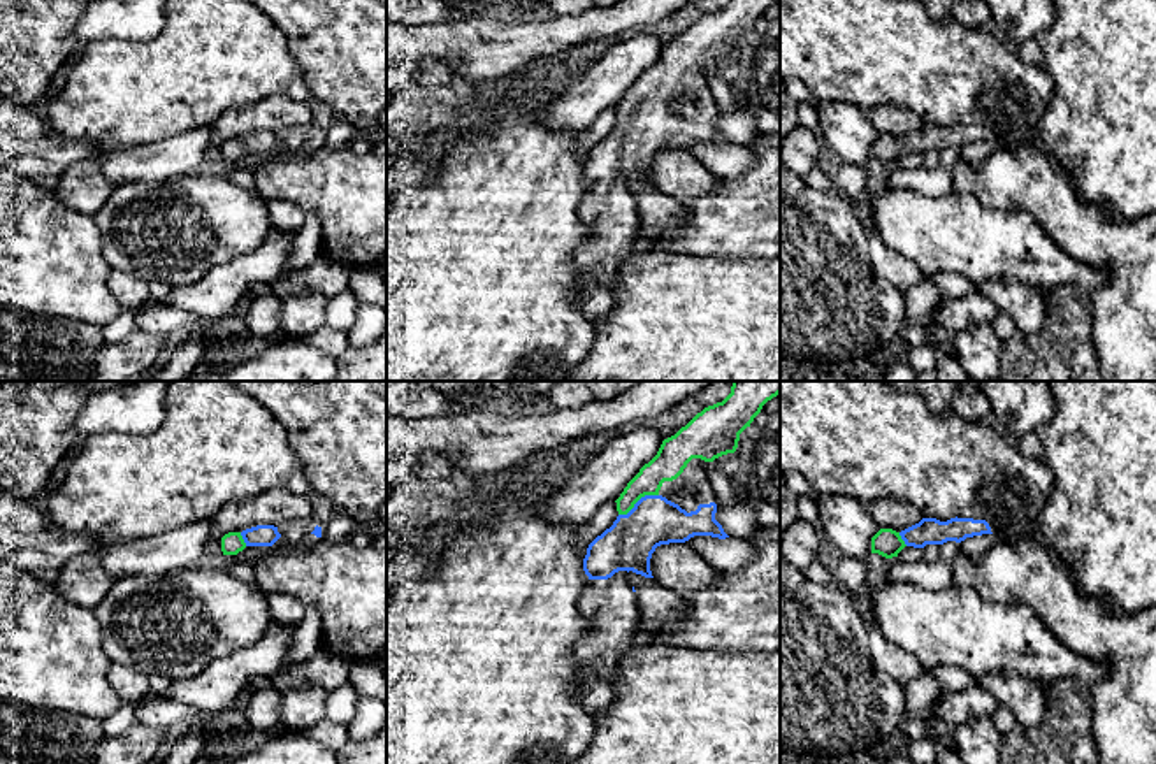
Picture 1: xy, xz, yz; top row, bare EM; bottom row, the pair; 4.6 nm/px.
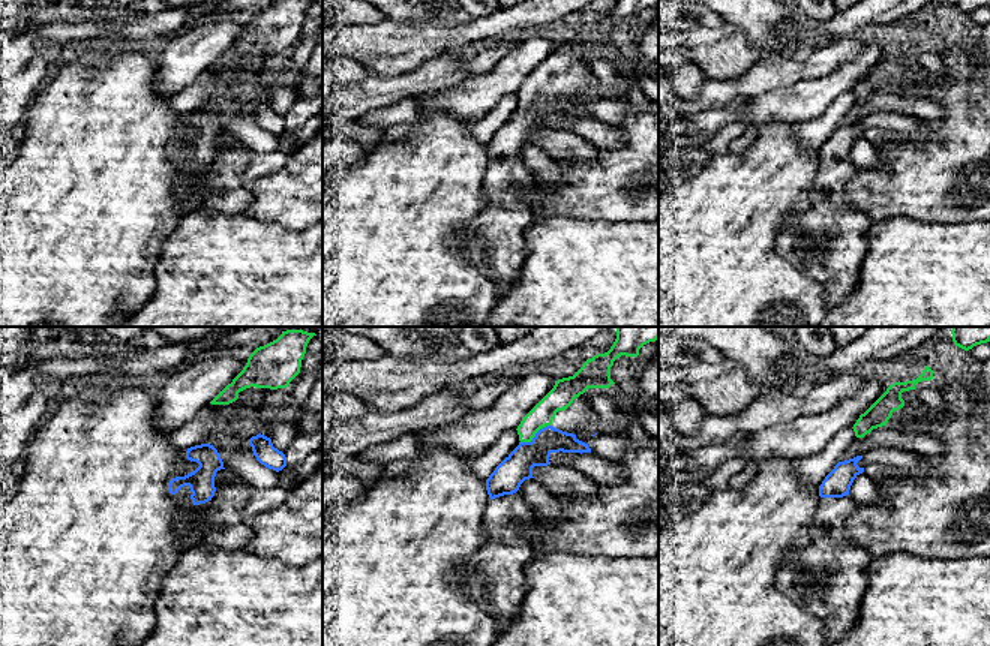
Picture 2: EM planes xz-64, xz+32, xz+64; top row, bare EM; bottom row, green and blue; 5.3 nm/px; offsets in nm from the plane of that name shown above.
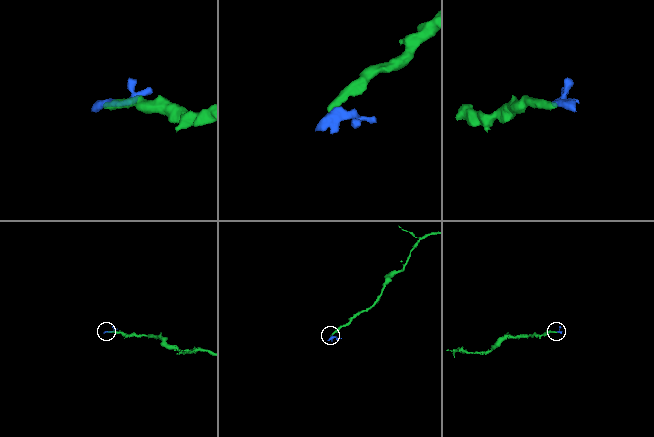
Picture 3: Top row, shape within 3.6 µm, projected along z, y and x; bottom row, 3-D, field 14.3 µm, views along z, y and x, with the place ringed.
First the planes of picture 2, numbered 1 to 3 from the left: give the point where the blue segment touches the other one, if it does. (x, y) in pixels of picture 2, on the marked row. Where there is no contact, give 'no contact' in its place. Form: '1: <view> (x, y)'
1: no contact
2: xz+32 (534, 435)
3: no contact

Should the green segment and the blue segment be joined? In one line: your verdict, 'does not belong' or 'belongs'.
belongs

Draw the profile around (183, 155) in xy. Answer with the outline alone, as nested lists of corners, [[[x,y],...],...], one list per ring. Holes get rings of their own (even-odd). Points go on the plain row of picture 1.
[[[213,126],[197,128],[151,146],[112,149],[98,167],[112,186],[165,183],[206,170],[213,139]]]

